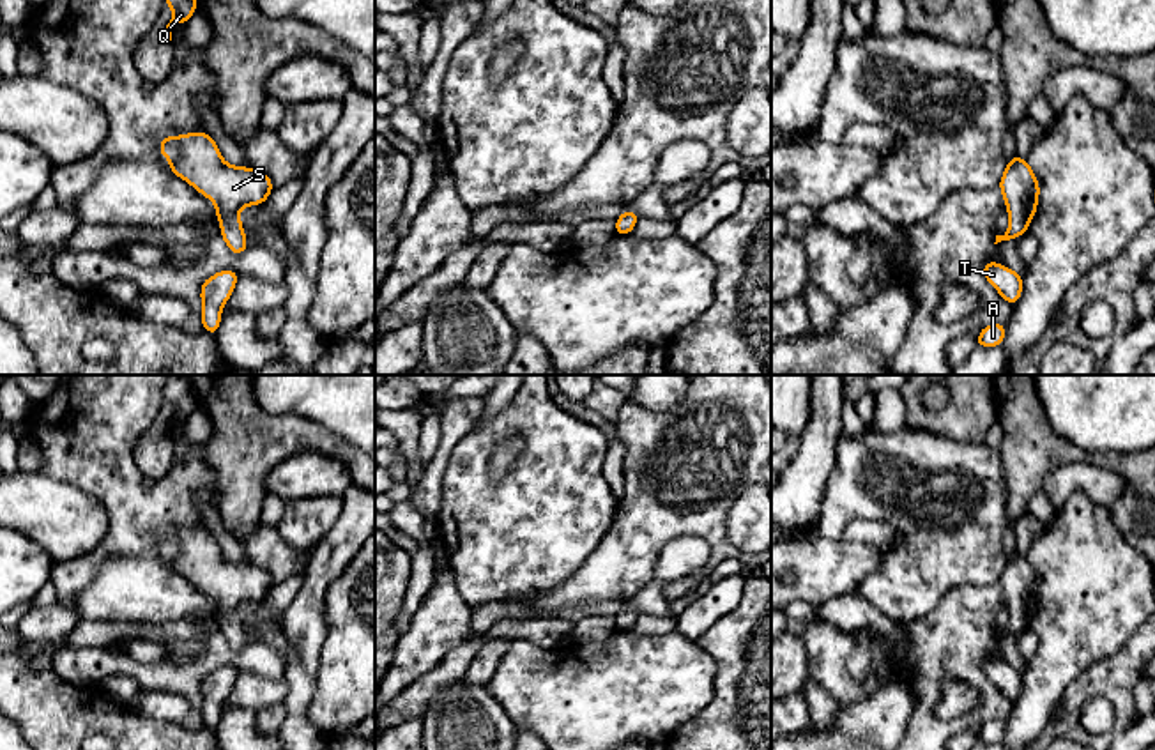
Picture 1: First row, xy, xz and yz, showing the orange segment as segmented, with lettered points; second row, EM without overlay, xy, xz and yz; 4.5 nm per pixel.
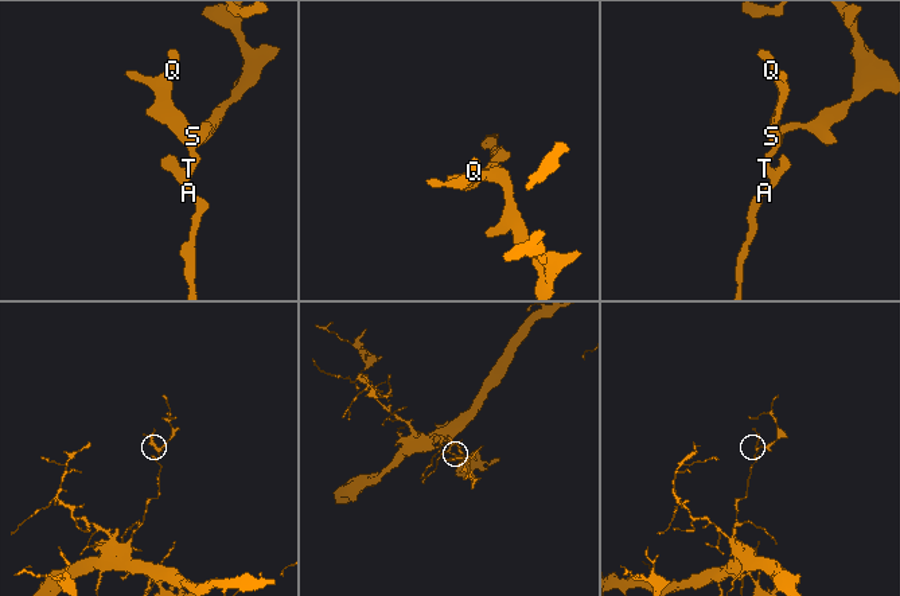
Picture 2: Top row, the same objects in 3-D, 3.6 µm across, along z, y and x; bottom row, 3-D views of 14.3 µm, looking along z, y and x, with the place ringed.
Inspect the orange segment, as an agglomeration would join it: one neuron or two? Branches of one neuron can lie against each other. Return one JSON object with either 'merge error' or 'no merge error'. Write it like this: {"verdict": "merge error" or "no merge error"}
{"verdict": "no merge error"}

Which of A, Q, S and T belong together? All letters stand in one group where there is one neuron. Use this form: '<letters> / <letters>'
A Q S T

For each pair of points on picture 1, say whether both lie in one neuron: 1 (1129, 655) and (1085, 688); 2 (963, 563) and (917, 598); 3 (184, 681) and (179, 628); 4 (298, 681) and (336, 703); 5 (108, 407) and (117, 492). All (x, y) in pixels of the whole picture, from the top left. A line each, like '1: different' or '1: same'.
1: same
2: same
3: different
4: different
5: same

